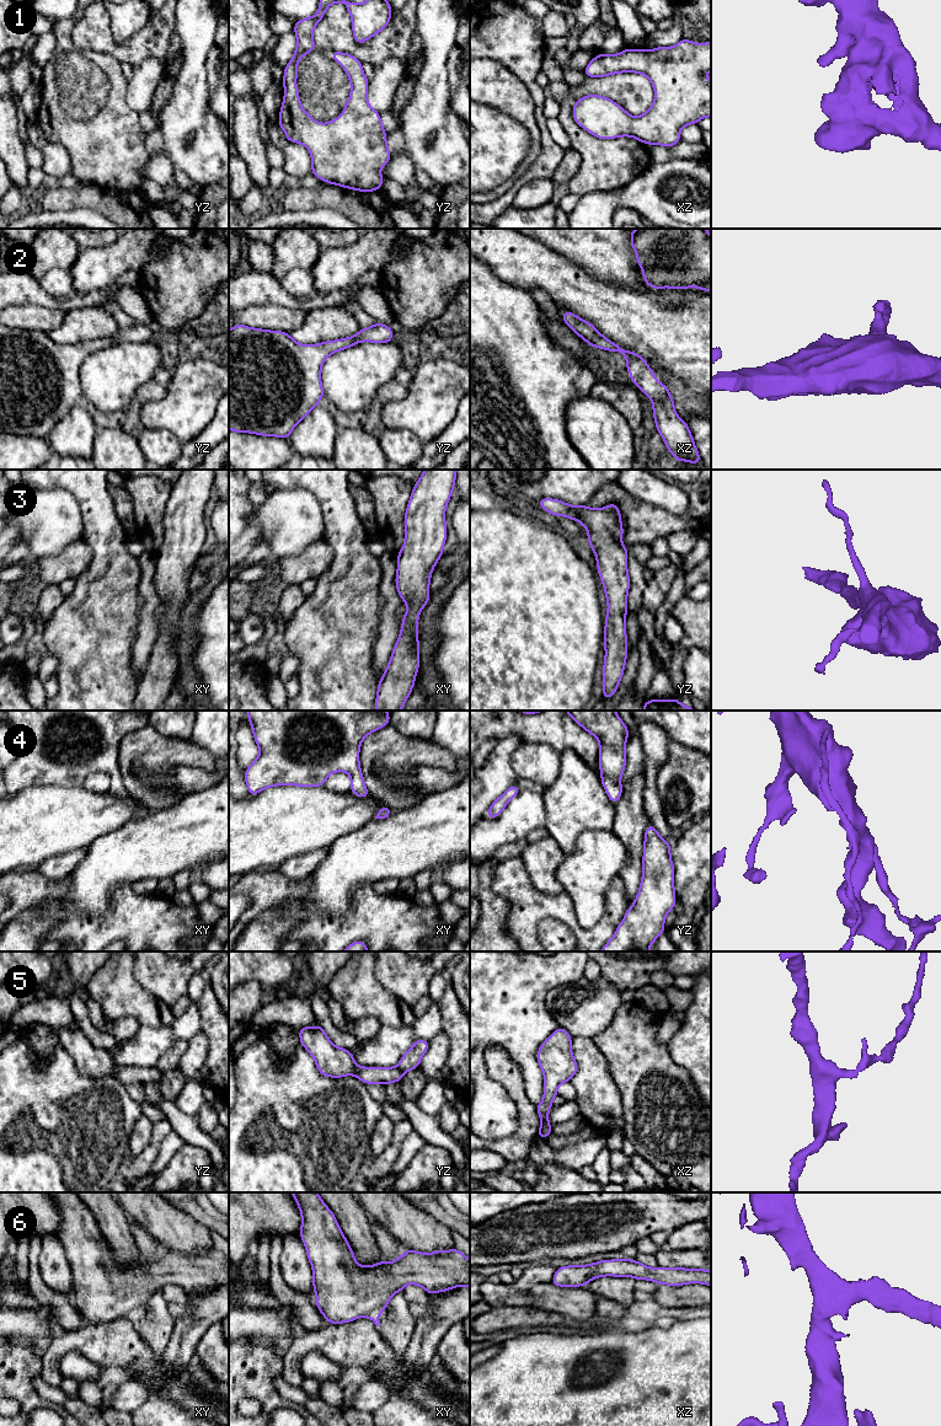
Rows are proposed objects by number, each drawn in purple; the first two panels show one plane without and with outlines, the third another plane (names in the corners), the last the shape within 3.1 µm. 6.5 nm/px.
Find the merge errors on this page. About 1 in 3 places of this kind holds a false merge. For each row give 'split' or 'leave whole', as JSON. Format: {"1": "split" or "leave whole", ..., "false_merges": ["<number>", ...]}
{"1": "leave whole", "2": "leave whole", "3": "leave whole", "4": "leave whole", "5": "split", "6": "leave whole", "false_merges": ["5"]}

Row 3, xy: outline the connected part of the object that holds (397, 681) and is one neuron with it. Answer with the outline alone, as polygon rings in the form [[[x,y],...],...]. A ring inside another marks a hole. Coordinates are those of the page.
[[[424,470],[412,489],[405,514],[405,543],[397,554],[396,589],[407,605],[400,637],[387,668],[378,683],[376,711],[401,711],[413,686],[419,666],[417,624],[419,612],[429,601],[429,580],[434,565],[443,556],[447,540],[445,508],[455,484],[456,470]]]

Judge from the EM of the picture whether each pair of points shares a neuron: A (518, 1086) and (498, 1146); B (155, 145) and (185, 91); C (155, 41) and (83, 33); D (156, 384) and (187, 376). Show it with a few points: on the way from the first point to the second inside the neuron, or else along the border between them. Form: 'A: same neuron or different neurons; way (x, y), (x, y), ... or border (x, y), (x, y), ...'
A: same neuron; way (523, 1103), (524, 1130), (516, 1138)
B: different neurons; border (158, 129), (164, 144), (164, 153)
C: same neuron; way (137, 48), (111, 48), (101, 39)
D: different neurons; border (172, 376), (166, 392), (160, 398), (150, 401)

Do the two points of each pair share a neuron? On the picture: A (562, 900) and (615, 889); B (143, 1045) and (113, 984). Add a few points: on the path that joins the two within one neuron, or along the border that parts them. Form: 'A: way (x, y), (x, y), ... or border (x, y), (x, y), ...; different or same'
A: way (571, 922), (582, 933), (595, 933), (615, 911); same
B: border (169, 1024), (160, 1027), (139, 1025); different

